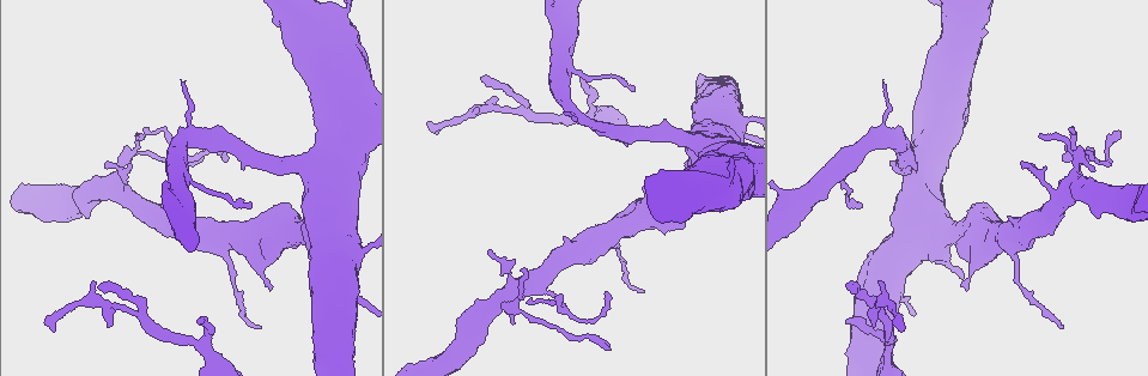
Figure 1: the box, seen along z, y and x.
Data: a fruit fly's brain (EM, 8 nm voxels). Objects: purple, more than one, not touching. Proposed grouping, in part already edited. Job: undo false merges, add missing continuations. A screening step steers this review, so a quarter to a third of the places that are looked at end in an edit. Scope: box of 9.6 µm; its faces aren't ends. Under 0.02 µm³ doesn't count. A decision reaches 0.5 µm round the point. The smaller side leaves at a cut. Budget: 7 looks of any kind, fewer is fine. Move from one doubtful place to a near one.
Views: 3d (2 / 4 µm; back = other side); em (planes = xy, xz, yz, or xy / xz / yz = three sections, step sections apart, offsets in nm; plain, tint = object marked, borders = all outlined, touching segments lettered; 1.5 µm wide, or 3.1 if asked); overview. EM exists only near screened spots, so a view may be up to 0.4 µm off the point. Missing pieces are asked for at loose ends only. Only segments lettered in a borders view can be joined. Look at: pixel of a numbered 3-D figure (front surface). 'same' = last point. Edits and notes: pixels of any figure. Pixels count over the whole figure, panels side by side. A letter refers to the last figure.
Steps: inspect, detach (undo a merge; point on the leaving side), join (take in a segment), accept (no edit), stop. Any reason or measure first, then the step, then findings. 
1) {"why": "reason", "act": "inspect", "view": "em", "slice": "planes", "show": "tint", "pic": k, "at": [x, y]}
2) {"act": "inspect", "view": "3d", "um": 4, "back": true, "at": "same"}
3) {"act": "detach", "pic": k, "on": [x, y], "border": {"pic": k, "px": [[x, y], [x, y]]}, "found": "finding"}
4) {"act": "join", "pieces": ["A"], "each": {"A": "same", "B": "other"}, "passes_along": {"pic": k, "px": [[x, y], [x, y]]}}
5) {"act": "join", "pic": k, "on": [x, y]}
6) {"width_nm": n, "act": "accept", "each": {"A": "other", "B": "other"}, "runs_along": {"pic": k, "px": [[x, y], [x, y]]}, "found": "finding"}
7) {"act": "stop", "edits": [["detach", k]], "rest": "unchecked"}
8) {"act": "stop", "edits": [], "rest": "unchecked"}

{"why": "branch stops here", "act": "inspect", "view": "em", "slice": "xy", "step": 8, "show": "borders", "pic": 1, "at": [1072, 128]}

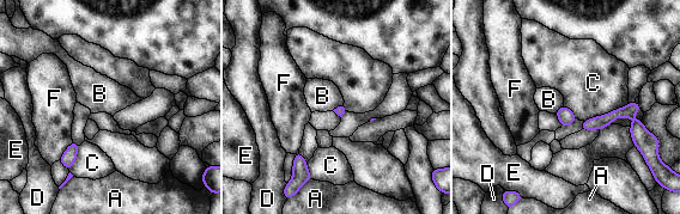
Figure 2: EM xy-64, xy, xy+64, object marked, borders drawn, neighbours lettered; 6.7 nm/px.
{"act": "accept", "each": {"A": "other", "B": "other", "C": "other", "D": "other", "E": "other", "F": "other"}, "border": {"pic": 2, "px": [[629, 103], [583, 121]]}, "found": "no lettered segment goes on from it"}

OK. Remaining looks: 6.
{"why": "thin end", "act": "inspect", "view": "3d", "um": 2, "pic": 1, "at": [184, 82]}

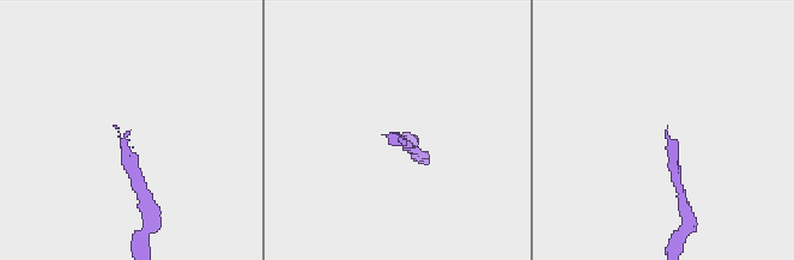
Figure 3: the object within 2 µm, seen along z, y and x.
{"act": "inspect", "view": "em", "slice": "planes", "show": "plain", "pic": 3, "at": [394, 134]}

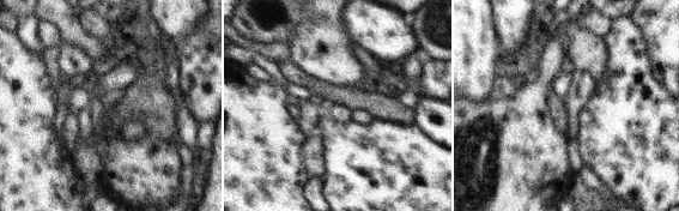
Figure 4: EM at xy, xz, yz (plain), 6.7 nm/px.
{"why": "what lies round it", "act": "inspect", "view": "em", "slice": "planes", "show": "borders", "at": "same"}

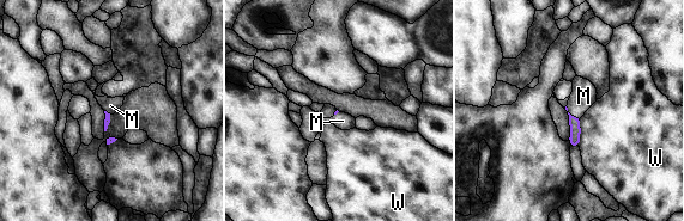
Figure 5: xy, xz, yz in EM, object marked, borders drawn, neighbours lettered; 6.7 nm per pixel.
{"act": "join", "pieces": ["M"], "each": {"M": "same", "W": "other"}, "passes_along": {"pic": 5, "px": [[574, 122], [570, 115], [583, 96]]}, "found": "it goes on there"}

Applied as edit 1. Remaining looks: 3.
{"why": "see it whole again", "act": "inspect", "view": "overview"}

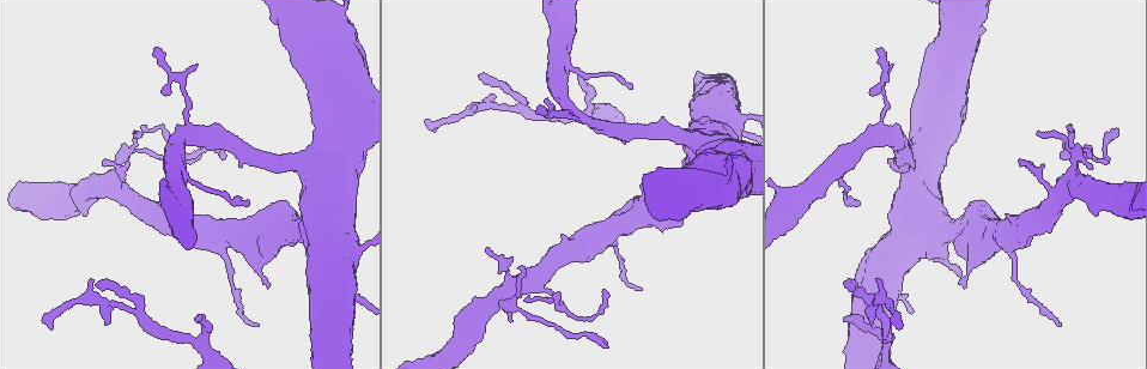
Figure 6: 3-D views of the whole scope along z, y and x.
{"why": "an open end", "act": "inspect", "view": "3d", "um": 2, "pic": 6, "at": [248, 206]}

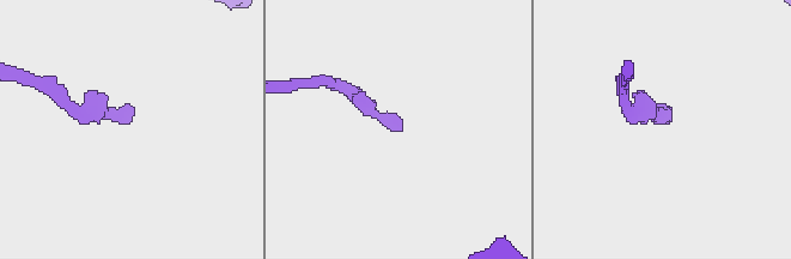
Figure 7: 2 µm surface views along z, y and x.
{"why": "shape alone is not enough", "act": "inspect", "view": "em", "slice": "planes", "show": "borders", "pic": 7, "at": [670, 117]}

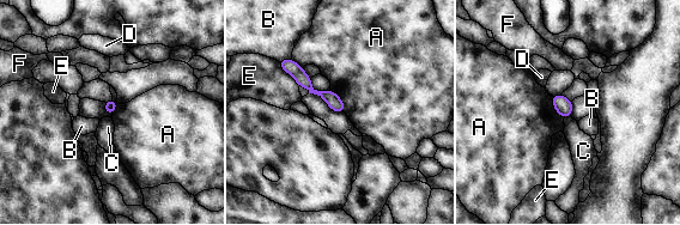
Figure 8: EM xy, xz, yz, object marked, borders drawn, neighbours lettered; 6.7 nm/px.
{"act": "accept", "each": {"A": "other", "B": "other", "C": "other", "D": "other", "E": "other", "F": "other"}, "runs_along": {"pic": 8, "px": [[285, 65], [340, 109]]}, "found": "none of them fits"}

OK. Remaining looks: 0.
{"act": "stop", "edits": [["join", 5]], "rest": "unchecked"}

